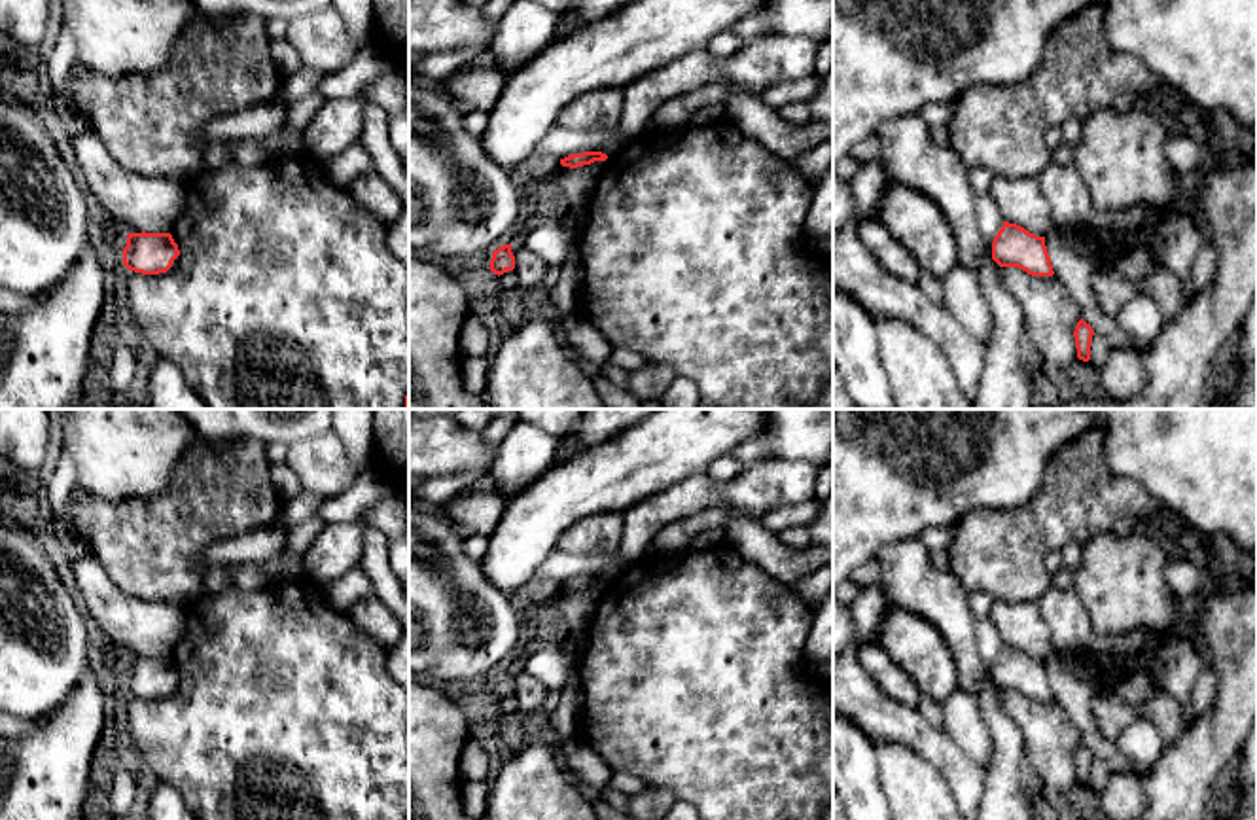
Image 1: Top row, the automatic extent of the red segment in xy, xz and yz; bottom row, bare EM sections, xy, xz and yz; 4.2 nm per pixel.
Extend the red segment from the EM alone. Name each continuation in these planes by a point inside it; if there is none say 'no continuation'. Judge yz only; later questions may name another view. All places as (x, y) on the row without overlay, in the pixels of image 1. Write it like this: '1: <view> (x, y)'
no continuation

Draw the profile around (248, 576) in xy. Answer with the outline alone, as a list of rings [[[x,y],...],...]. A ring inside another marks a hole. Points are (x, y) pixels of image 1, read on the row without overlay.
[[[242,562],[231,566],[231,578],[235,587],[240,591],[256,591],[267,583],[267,578],[259,562]]]

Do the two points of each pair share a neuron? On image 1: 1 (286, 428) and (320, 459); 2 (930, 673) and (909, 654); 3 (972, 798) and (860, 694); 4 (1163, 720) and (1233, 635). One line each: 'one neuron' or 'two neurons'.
1: two neurons
2: one neuron
3: one neuron
4: two neurons

